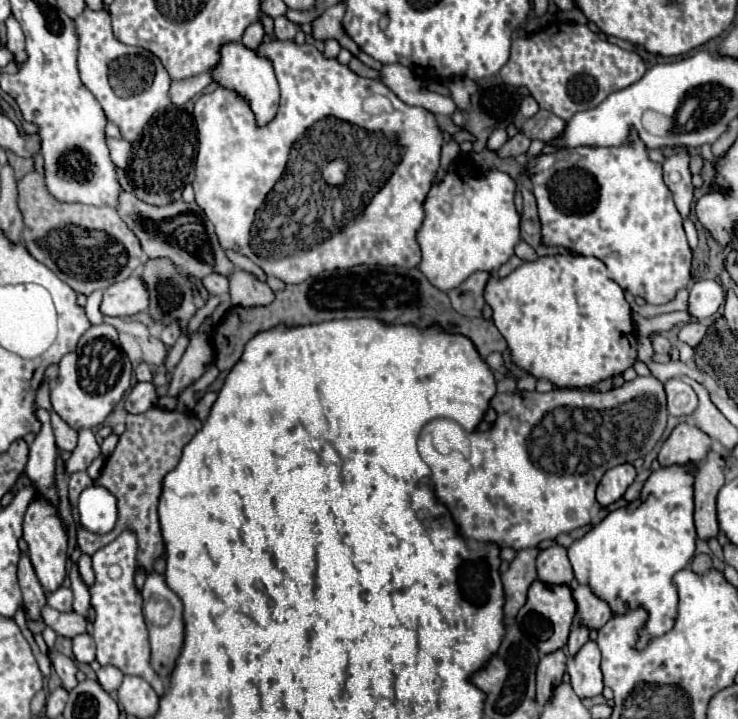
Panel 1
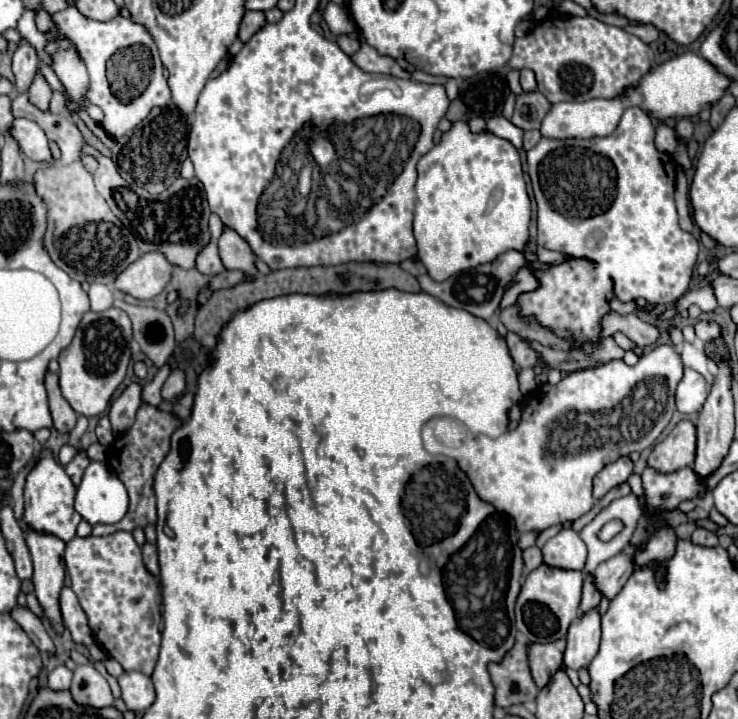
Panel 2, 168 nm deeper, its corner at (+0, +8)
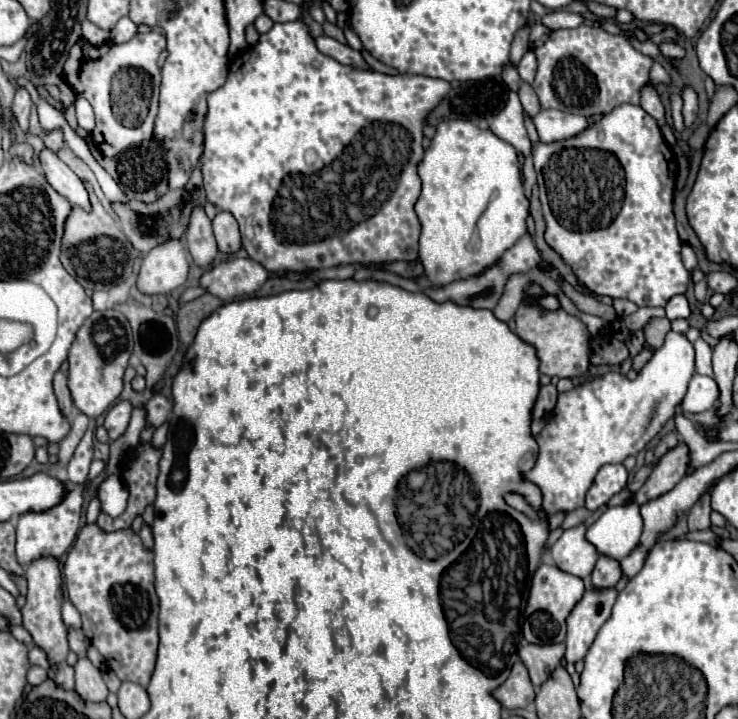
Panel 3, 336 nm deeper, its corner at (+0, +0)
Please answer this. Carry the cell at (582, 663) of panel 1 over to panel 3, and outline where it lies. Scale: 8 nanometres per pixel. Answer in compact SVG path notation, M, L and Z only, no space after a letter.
M586 587L582 599L568 615L568 633L566 633L566 661L576 663L588 653L598 629L610 617L612 605L618 597L618 589L594 589Z

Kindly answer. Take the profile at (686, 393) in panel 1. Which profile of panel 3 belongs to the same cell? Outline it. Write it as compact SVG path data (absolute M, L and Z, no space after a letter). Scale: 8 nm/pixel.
M694 375L688 385L688 393L684 395L682 409L686 413L702 413L710 409L716 401L718 401L718 385L714 377Z

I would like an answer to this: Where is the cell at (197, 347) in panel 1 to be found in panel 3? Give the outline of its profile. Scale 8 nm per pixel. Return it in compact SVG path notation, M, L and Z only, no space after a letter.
M154 395L154 397L150 397L150 401L146 403L144 409L146 409L146 425L160 427L172 409L172 403L162 395Z

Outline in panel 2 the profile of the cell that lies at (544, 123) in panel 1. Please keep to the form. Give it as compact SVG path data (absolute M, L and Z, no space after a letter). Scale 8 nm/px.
M540 91L522 93L516 99L516 111L510 121L524 131L540 129L540 121L548 111L550 111L550 103L546 101L546 97Z

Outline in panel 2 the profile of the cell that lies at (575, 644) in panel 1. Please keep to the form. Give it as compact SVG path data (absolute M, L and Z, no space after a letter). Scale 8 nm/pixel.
M588 577L584 581L584 589L582 589L582 603L580 603L580 613L586 615L590 609L596 609L600 603L602 595L596 591L596 587L592 585L592 577Z

